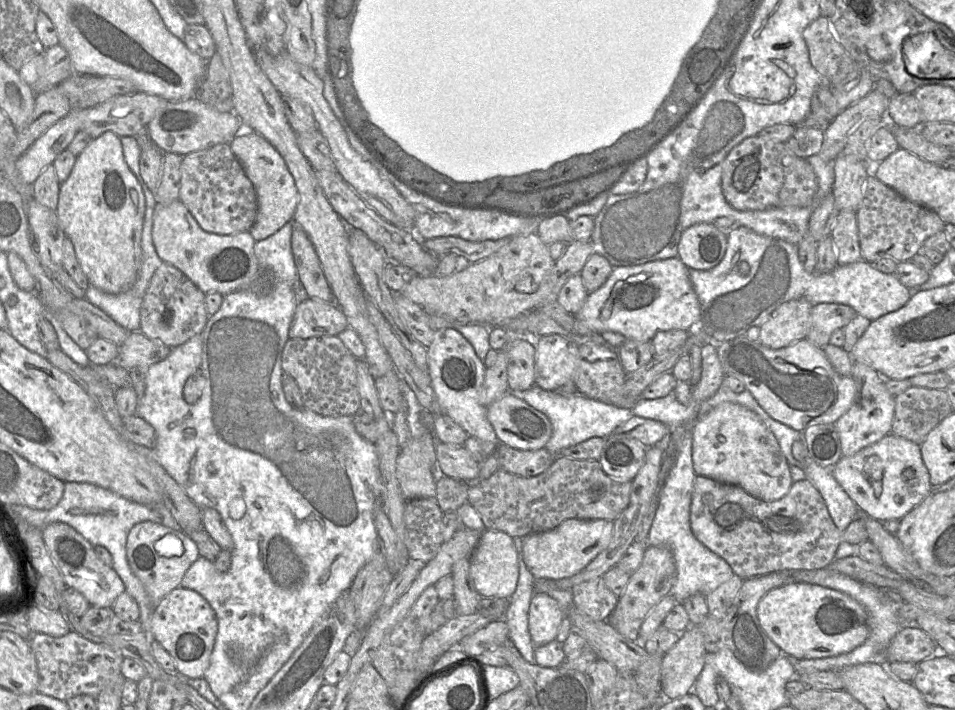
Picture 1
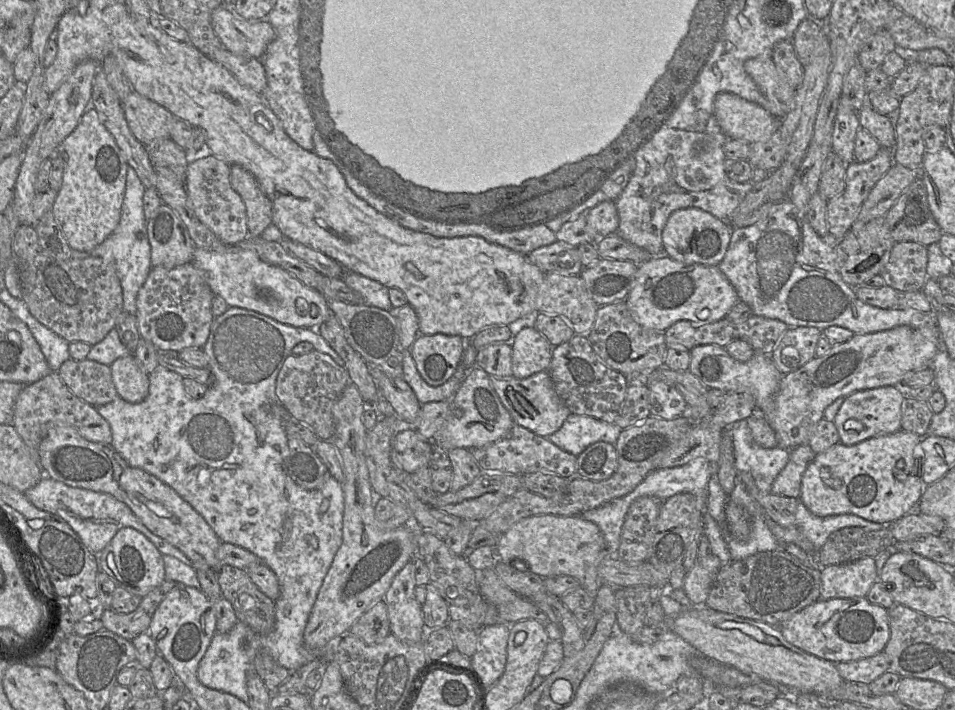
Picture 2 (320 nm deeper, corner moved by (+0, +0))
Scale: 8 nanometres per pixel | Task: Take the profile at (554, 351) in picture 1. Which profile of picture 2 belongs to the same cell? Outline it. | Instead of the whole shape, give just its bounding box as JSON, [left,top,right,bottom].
[509,327,553,378]

